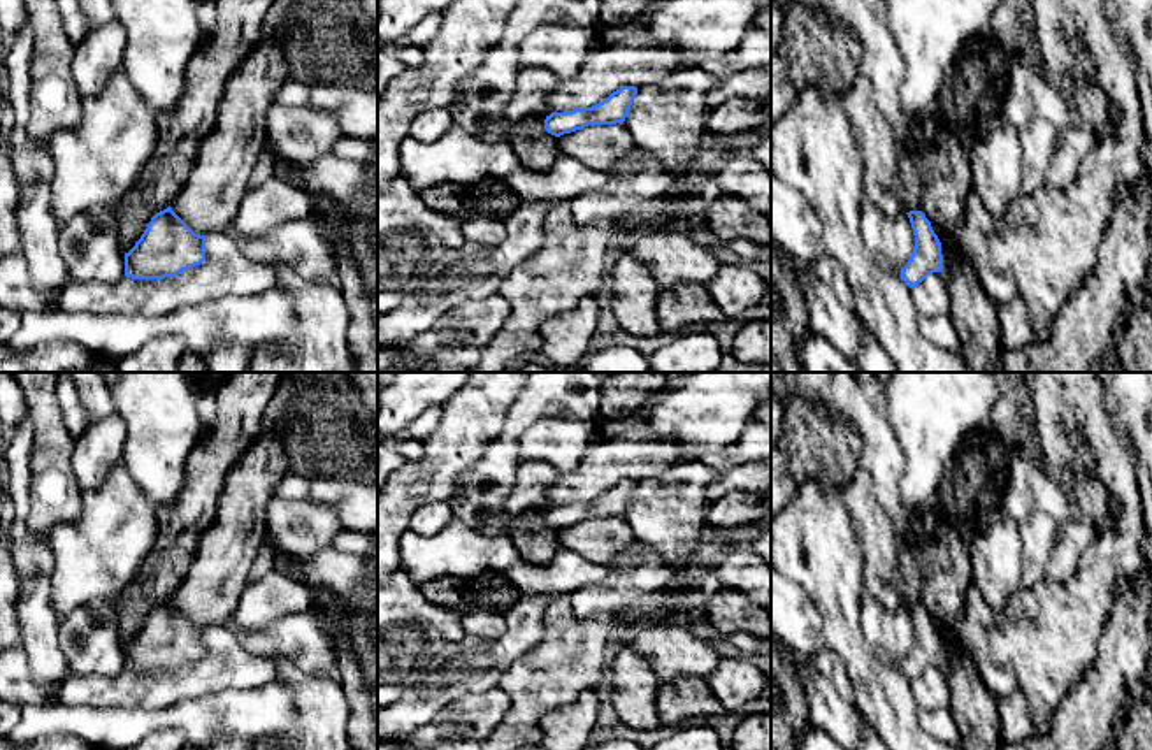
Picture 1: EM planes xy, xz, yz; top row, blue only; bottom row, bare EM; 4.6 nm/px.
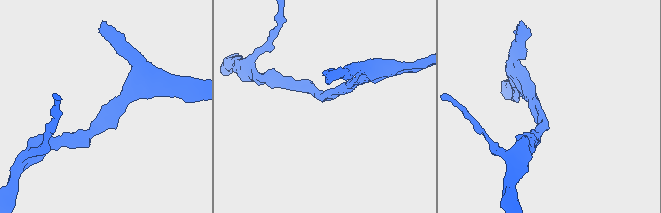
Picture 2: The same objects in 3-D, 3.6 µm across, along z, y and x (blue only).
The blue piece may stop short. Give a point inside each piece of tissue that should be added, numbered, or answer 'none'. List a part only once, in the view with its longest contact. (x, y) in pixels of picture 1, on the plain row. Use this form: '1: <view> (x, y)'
none

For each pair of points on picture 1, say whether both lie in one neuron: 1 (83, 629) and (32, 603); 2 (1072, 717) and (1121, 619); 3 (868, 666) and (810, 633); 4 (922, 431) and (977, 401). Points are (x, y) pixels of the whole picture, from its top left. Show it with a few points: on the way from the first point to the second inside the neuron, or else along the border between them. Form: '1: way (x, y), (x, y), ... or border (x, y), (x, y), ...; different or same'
1: border (58, 620), (58, 645), (67, 661); different
2: way (1096, 692), (1105, 684), (1121, 652), (1121, 643); same
3: border (812, 603), (828, 647); different
4: way (936, 417), (952, 401), (963, 401); same

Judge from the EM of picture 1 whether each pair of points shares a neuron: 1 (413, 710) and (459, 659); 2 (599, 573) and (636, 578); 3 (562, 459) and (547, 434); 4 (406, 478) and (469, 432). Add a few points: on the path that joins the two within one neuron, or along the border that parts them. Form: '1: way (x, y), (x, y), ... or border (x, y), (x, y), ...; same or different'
1: way (427, 699), (453, 673); same
2: border (608, 564), (613, 576); different
3: way (562, 454), (552, 439); same
4: way (422, 478), (453, 448); same

